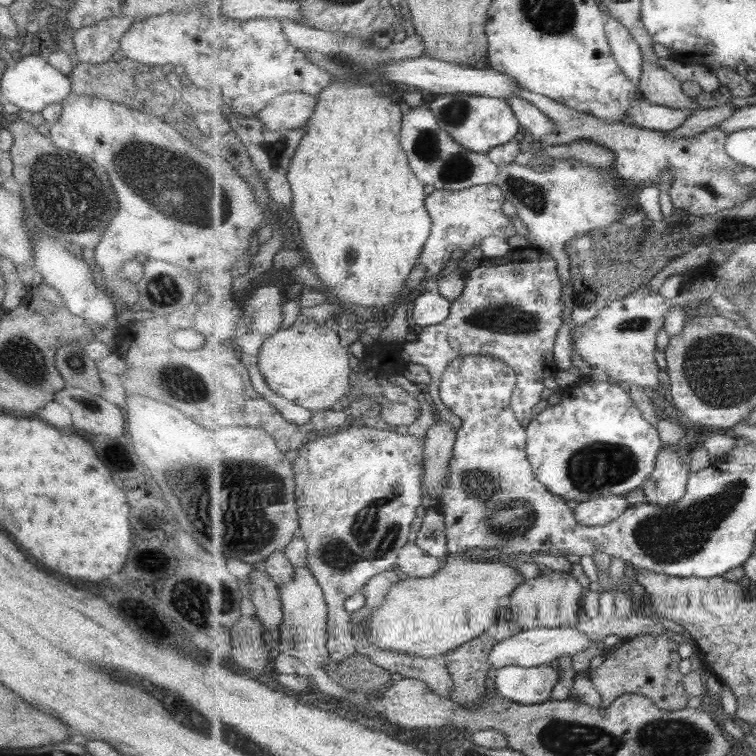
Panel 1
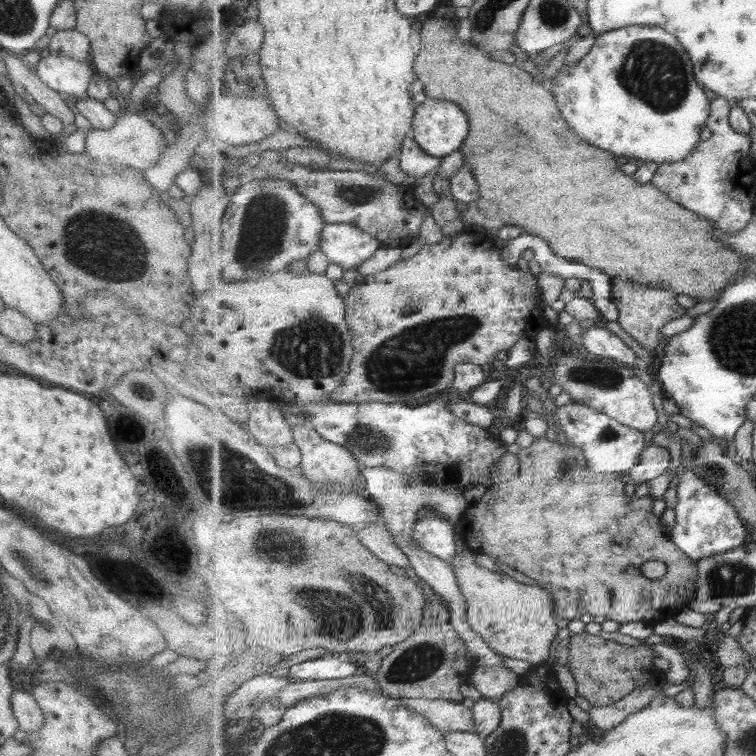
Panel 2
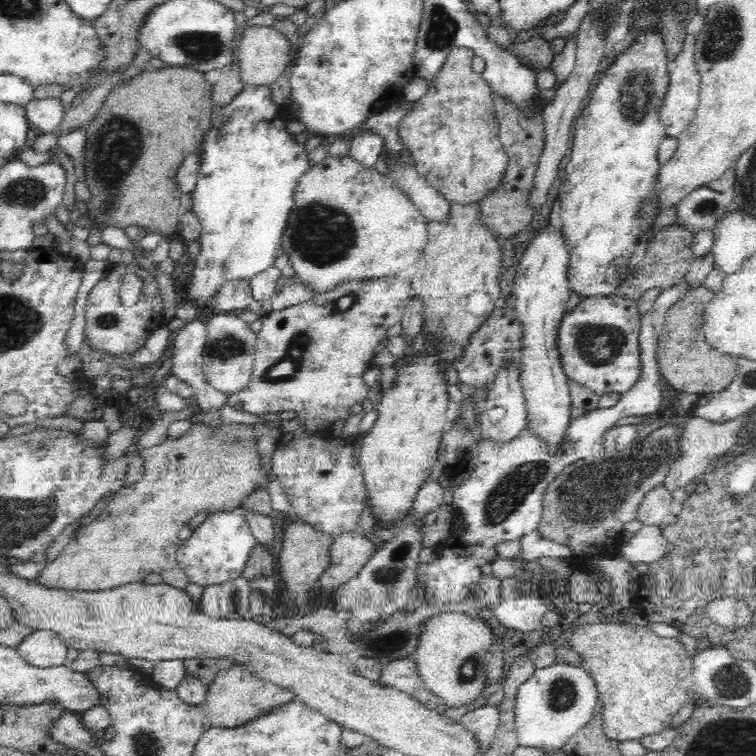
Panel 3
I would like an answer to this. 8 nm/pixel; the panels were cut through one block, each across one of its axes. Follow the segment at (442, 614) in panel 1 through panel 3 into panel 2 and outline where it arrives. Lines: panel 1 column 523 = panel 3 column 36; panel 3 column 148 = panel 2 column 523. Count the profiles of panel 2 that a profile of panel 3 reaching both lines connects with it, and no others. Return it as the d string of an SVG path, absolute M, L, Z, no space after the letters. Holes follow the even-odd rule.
M549 438L535 439L527 448L520 449L517 456L521 462L521 470L519 476L506 483L493 484L487 489L487 492L477 502L470 504L467 512L463 516L463 520L459 523L462 529L463 538L467 542L467 546L472 551L479 554L487 554L491 559L497 559L499 562L506 564L509 568L535 580L539 587L547 589L555 598L555 609L558 617L564 619L577 620L583 614L591 614L594 616L603 616L607 620L614 620L621 623L626 622L646 622L653 624L667 620L667 618L675 618L679 613L689 606L689 603L695 598L695 581L697 581L697 568L693 564L692 558L689 558L674 541L668 537L662 529L660 518L653 512L653 502L647 502L647 506L629 506L631 497L627 497L623 482L623 474L597 474L590 469L587 456L583 449L575 444L567 441L566 444L549 440ZM649 560L659 560L664 562L668 568L665 576L660 580L649 580L643 574L643 564Z

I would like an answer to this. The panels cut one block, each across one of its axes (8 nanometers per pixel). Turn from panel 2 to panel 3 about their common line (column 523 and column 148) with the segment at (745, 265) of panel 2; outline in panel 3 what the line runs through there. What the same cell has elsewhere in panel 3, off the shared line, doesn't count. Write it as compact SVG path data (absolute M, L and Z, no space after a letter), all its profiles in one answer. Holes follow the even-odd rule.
M172 66L145 70L120 83L118 88L108 94L103 107L87 126L83 164L85 183L91 192L91 199L86 202L85 219L71 226L91 229L91 225L96 224L102 230L106 224L123 229L133 225L143 227L148 232L158 232L167 239L177 235L177 212L182 194L178 188L178 168L187 156L194 155L200 148L202 136L210 128L213 105L216 106L213 87L206 82L204 72L197 68Z

